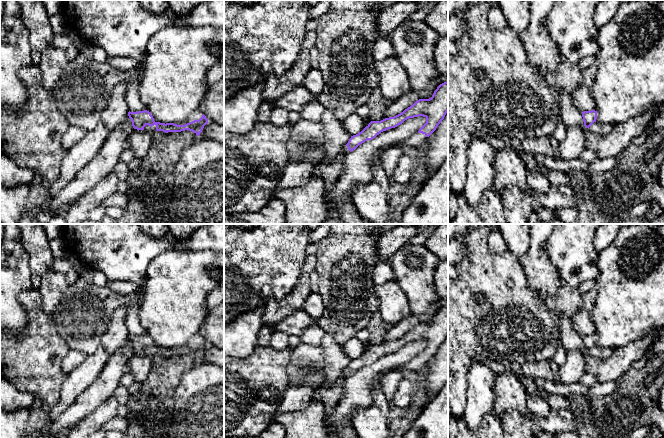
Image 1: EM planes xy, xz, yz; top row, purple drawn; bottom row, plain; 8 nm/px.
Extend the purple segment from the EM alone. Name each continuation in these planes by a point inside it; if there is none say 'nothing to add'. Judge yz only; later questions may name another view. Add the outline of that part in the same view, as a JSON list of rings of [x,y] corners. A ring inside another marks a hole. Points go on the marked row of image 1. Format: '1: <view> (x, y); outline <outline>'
1: yz (597, 128); outline [[[594,122],[588,130],[595,134],[608,134],[613,128],[612,124],[601,124],[598,122]]]

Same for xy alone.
1: xy (197, 114); outline [[[197,109],[195,111],[193,111],[190,116],[183,122],[174,122],[174,124],[177,124],[177,125],[185,125],[189,122],[192,122],[194,120],[199,120],[203,115],[203,112],[200,110],[200,109]]]

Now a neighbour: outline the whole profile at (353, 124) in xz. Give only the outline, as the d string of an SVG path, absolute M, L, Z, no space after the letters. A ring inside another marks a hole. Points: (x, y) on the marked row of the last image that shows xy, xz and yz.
M354 113L343 121L343 127L349 135L356 135L365 128L364 119Z

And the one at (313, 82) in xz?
M311 68L305 76L302 86L304 86L311 94L317 96L324 87L323 75L320 69Z

